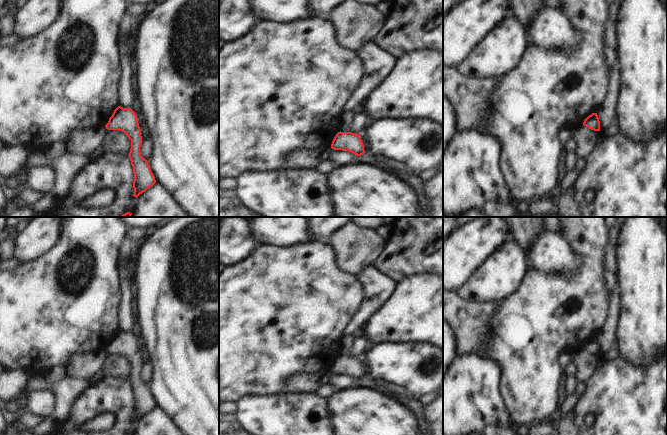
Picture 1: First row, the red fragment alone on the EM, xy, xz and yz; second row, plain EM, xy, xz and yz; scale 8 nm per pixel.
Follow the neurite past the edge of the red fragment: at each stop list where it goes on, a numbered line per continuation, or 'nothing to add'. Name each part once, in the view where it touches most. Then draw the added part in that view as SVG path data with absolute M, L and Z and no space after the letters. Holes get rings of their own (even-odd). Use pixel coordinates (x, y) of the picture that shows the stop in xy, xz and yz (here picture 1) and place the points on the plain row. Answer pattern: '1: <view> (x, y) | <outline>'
nothing to add

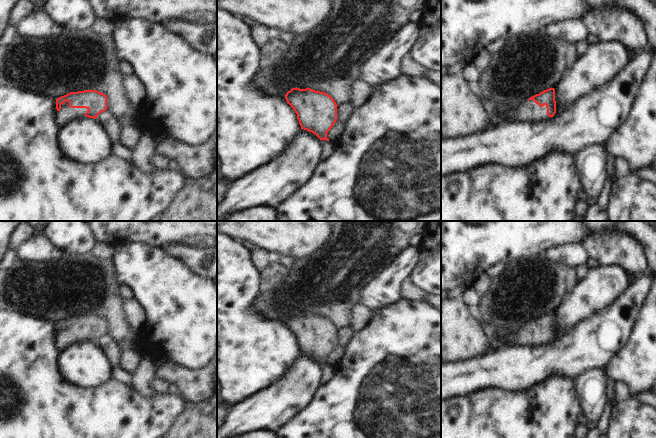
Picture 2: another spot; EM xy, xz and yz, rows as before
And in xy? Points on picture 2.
1: xy (66, 338) | M66 325L61 328L61 333L59 335L56 332L54 333L54 339L59 351L62 352L71 345L85 342L85 337L87 335L88 333L86 332L71 332L69 326Z

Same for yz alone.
1: yz (528, 335) | M526 324L517 332L498 332L494 340L490 340L492 347L490 352L496 351L499 348L506 346L508 342L512 342L519 346L543 346L550 341L547 339L547 331L544 329L540 331L533 324Z

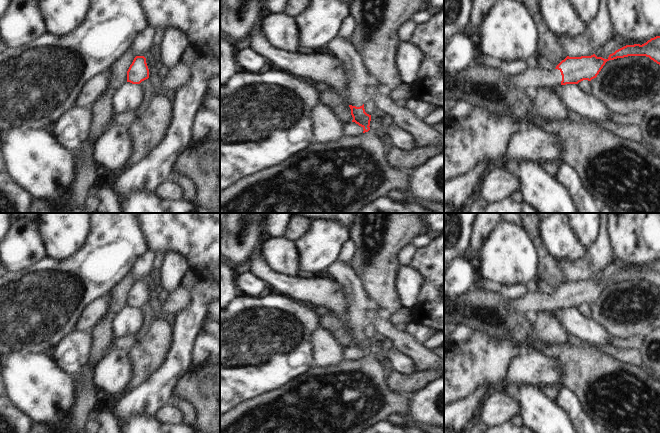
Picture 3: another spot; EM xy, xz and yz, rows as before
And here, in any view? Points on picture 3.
1: yz (531, 304) | M543 292L527 293L525 296L511 301L511 306L524 314L535 316L542 311L557 312L561 309L562 299L560 294L552 295Z

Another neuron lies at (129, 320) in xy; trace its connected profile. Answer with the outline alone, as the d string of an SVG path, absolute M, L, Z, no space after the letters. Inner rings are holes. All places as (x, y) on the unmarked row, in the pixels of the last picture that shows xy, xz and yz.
M125 306L111 321L113 337L137 333L141 328L142 321L143 315L140 308Z

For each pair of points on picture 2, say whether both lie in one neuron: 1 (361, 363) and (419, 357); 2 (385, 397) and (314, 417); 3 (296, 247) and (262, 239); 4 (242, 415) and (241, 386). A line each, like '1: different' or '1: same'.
1: same
2: same
3: same
4: different

